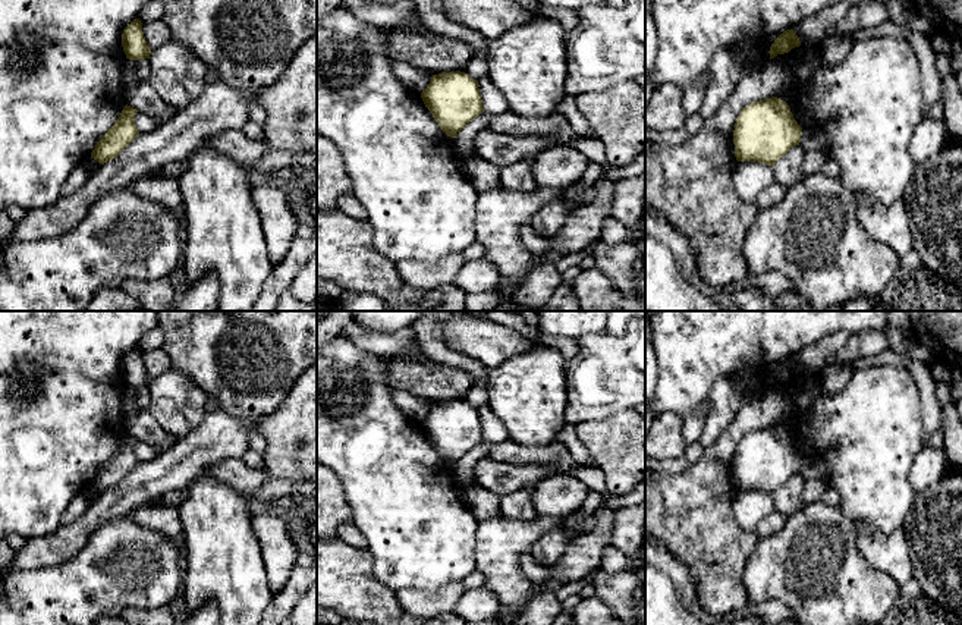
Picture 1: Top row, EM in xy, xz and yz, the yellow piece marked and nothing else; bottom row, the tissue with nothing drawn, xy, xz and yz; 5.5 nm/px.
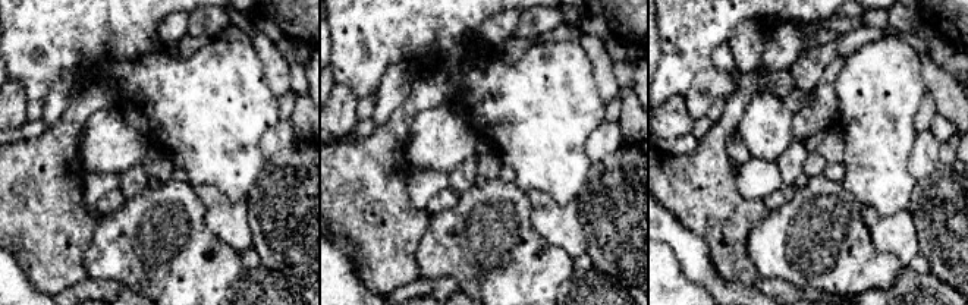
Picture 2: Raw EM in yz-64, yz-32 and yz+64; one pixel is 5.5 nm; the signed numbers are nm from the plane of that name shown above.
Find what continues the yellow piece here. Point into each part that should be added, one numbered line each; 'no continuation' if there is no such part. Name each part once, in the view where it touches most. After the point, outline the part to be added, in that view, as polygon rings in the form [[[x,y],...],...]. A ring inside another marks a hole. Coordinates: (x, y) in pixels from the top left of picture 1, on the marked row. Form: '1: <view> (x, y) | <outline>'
no continuation

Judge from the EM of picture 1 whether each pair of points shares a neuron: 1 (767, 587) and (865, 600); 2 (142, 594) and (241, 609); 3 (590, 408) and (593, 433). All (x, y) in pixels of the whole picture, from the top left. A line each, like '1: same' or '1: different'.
1: same
2: different
3: different

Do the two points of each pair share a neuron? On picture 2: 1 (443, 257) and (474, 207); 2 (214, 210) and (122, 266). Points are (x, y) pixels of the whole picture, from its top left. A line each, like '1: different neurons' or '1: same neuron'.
1: same neuron
2: different neurons

